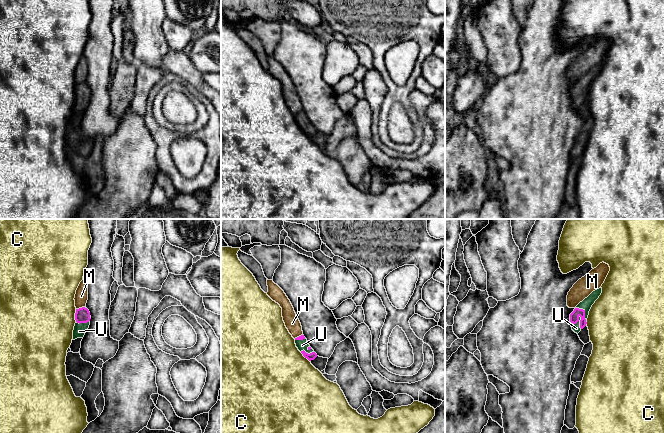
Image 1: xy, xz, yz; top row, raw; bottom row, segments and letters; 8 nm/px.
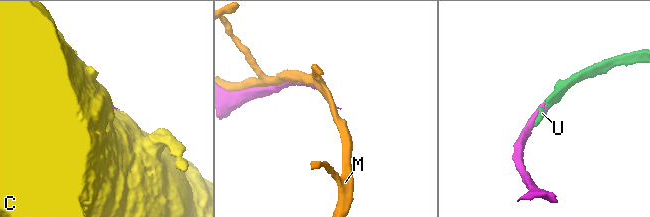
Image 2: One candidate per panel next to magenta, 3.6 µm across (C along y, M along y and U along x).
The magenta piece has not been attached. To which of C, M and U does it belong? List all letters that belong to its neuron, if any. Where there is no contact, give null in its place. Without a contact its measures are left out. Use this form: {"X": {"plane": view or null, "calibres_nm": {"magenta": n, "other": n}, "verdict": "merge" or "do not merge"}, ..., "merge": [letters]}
{"C": {"plane": "xy", "calibres_nm": {"magenta": 120, "other": 500}, "verdict": "do not merge"}, "M": {"plane": "xy", "calibres_nm": {"magenta": 120, "other": 110}, "verdict": "do not merge"}, "U": {"plane": "yz", "calibres_nm": {"magenta": 80, "other": 70}, "verdict": "merge"}, "merge": ["U"]}

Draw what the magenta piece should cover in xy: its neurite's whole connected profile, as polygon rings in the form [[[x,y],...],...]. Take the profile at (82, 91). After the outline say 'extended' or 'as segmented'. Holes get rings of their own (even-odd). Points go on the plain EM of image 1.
[[[86,82],[76,85],[76,89],[75,89],[76,99],[73,106],[72,116],[84,113],[85,109],[87,108],[89,104],[90,95],[91,95],[90,88],[86,84]]] | extended

